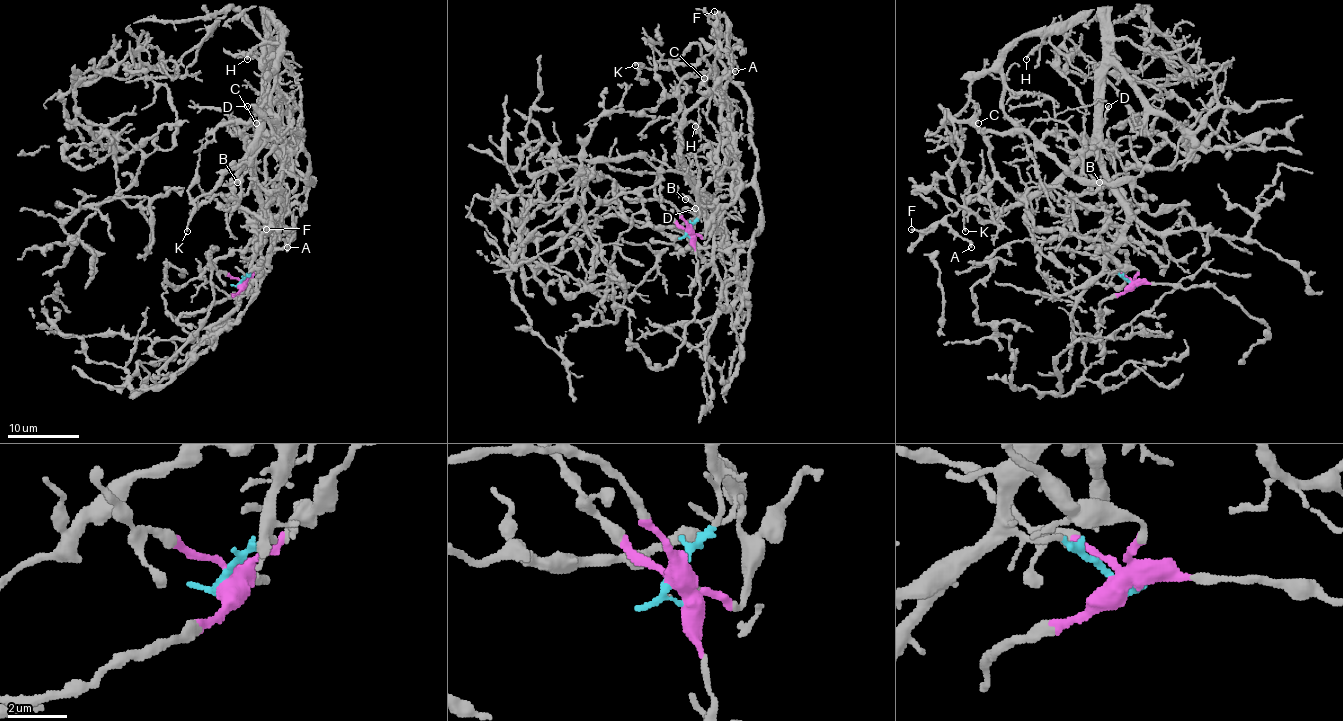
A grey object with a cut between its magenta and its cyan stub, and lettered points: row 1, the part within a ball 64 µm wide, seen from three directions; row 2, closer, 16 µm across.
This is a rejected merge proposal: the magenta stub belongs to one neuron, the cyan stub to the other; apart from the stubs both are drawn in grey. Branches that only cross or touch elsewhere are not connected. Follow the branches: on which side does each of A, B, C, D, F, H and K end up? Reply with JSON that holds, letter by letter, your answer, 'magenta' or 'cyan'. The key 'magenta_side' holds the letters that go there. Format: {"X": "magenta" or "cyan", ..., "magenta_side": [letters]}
{"A": "magenta", "B": "cyan", "C": "magenta", "D": "cyan", "F": "magenta", "H": "cyan", "K": "magenta", "magenta_side": ["A", "C", "F", "K"]}

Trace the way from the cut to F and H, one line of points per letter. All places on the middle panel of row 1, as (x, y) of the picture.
F: (687, 232), (703, 237), (705, 223), (721, 205), (737, 198), (741, 178), (735, 136), (714, 92), (714, 11)
H: (687, 232), (699, 205), (712, 226), (703, 214), (705, 199), (714, 203), (728, 153), (694, 126)

